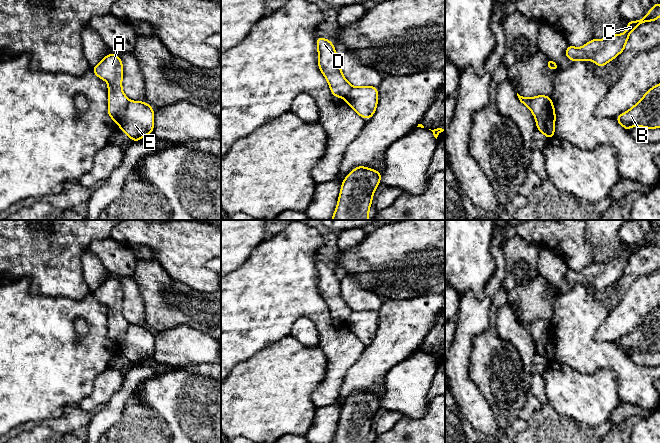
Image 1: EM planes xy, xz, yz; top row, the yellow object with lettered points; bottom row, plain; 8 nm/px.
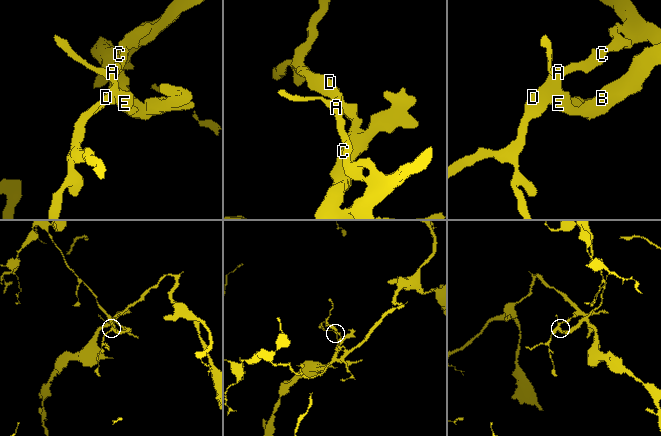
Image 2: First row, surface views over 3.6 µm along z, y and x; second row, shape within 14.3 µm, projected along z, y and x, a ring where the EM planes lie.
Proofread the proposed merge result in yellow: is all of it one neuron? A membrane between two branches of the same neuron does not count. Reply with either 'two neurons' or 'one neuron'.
two neurons

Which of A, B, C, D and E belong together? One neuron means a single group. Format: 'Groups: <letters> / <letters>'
Groups: A C D / B E

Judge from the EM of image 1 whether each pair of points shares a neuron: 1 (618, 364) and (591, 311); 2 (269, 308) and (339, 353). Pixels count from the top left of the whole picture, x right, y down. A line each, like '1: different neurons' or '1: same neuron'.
1: same neuron
2: same neuron

